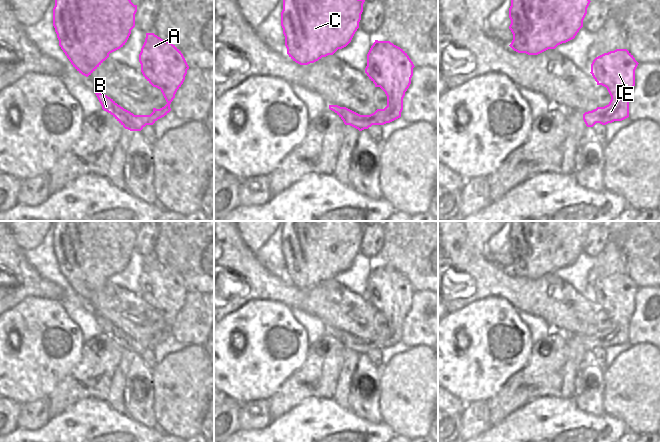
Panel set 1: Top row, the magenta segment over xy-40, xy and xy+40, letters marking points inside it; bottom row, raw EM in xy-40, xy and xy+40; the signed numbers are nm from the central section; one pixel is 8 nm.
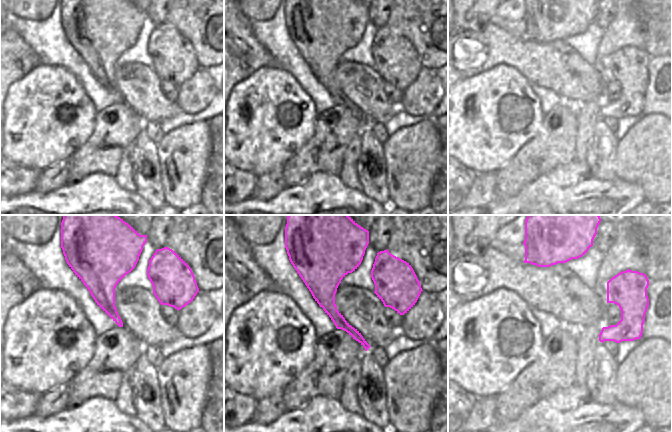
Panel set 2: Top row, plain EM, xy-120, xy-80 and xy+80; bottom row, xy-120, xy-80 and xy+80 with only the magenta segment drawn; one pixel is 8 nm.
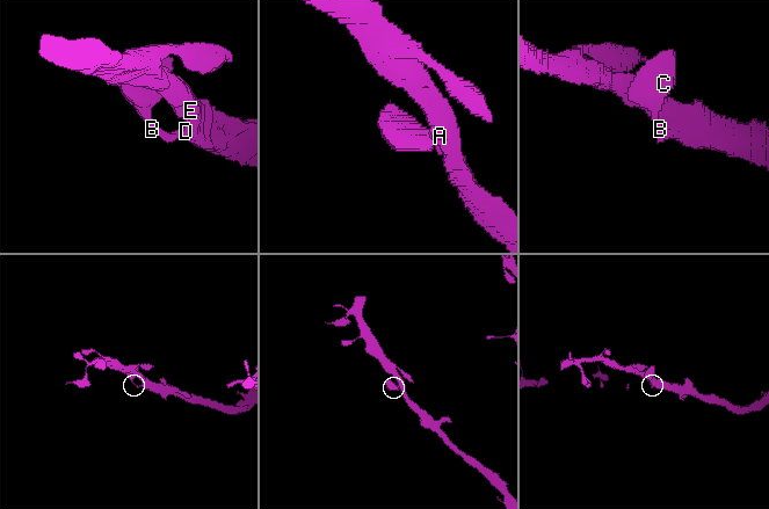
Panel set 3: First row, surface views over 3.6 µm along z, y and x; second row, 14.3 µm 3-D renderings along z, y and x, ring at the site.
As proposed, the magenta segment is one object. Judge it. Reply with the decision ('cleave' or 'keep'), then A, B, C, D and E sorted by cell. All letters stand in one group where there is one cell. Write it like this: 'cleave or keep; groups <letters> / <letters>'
keep; groups A B C D E

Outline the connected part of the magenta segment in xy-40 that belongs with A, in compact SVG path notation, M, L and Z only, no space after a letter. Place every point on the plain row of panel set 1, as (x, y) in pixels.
M146 257L145 266L139 278L139 286L145 303L153 311L161 314L167 326L164 331L153 332L150 339L134 339L104 317L95 315L102 333L130 355L141 355L146 349L153 349L171 335L170 328L183 308L189 293L181 275L154 257Z

